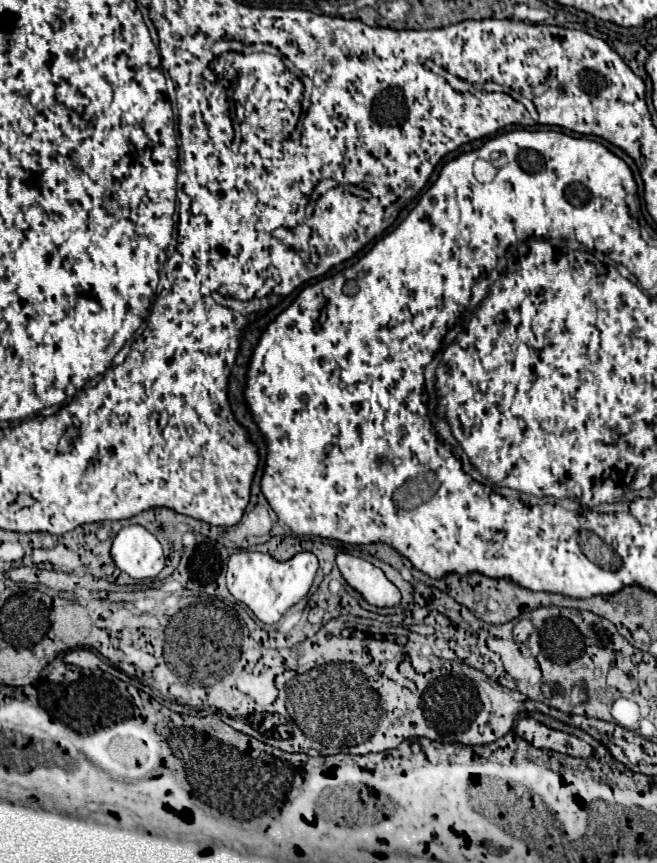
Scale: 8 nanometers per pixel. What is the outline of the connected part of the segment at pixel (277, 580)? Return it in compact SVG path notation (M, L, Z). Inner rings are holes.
M240 550L230 556L226 566L226 584L230 594L238 602L246 604L260 622L276 624L286 610L308 594L318 570L318 558L312 552L298 552L290 560L280 562L270 554Z

